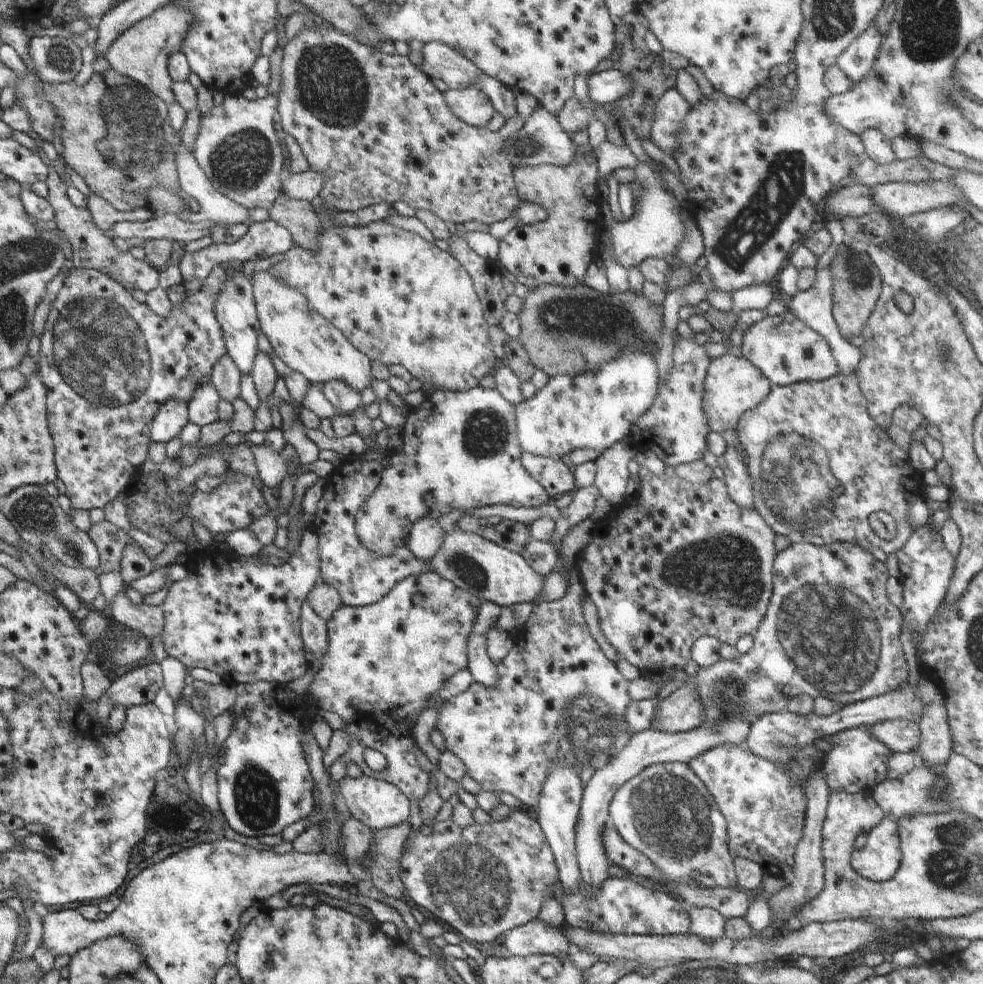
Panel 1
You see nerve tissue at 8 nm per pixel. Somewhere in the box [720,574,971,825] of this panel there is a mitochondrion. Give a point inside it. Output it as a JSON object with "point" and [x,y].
{"point":[936,791]}

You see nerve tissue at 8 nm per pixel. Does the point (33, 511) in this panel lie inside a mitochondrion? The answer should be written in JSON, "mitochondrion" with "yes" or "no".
{"mitochondrion":"yes"}

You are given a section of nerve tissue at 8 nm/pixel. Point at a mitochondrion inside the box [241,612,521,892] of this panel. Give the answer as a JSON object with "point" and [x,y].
{"point":[386,653]}

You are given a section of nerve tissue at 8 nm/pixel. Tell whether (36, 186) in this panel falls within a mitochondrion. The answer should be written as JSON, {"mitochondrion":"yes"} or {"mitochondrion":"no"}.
{"mitochondrion":"no"}

